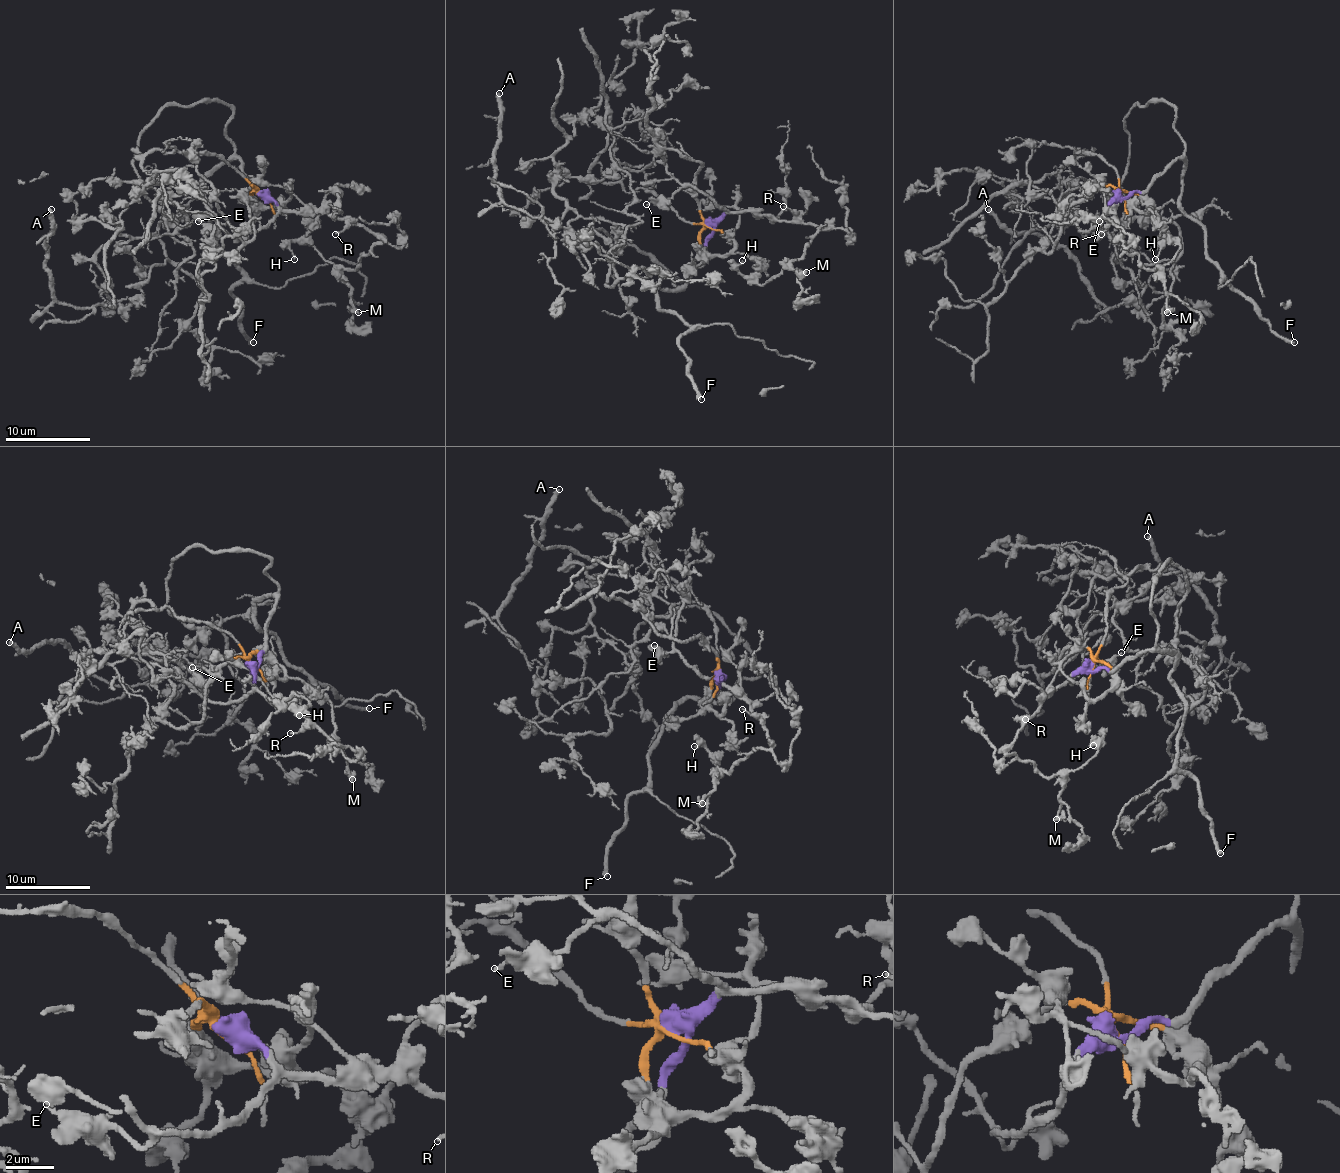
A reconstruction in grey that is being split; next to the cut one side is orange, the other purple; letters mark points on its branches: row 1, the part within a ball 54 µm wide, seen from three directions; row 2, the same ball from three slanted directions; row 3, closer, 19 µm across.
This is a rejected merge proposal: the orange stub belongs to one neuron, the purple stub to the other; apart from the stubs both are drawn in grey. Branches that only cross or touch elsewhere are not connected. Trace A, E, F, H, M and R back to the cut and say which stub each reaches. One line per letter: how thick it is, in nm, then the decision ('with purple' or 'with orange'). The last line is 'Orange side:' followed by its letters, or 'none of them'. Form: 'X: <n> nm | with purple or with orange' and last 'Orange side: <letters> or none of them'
A: 380 nm | with orange
E: 200 nm | with purple
F: 360 nm | with purple
H: 150 nm | with purple
M: 380 nm | with purple
R: 150 nm | with purple
Orange side: A

